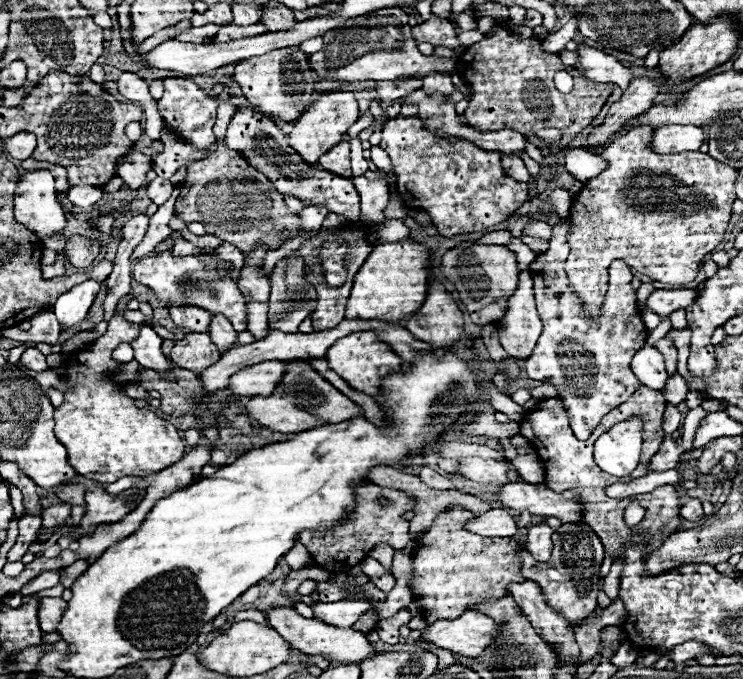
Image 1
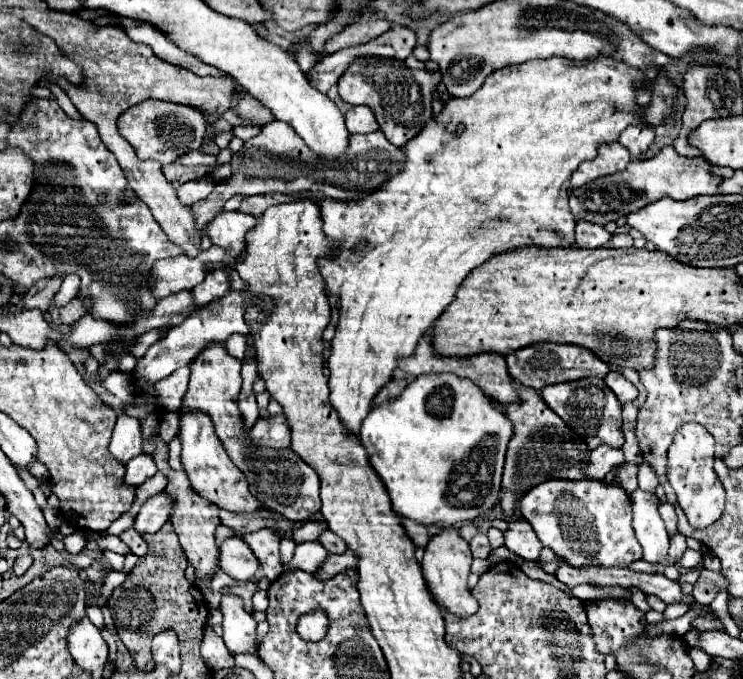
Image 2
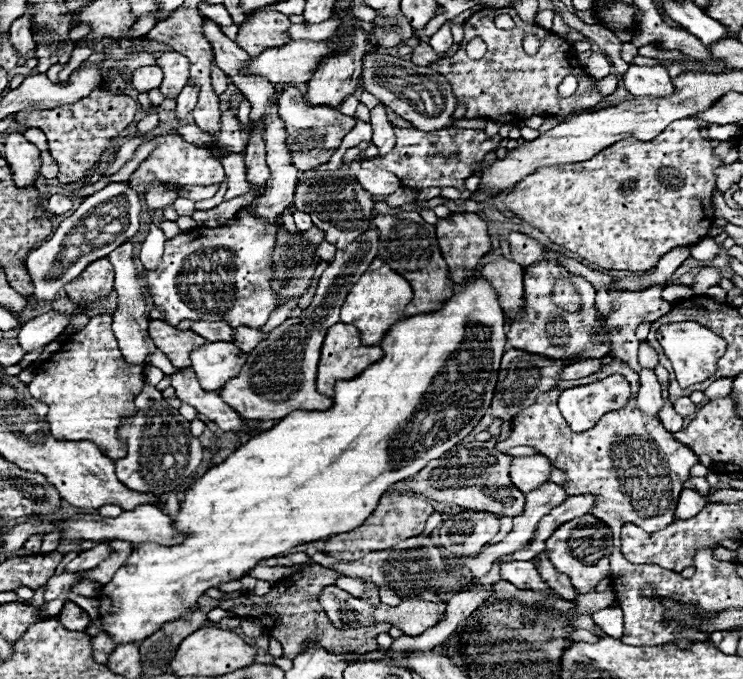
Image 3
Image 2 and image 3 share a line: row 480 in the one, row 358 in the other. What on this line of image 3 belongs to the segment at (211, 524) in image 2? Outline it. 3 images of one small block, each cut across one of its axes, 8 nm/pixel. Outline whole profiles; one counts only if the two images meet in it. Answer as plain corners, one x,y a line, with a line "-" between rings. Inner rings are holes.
150,320
150,338
156,342
156,348
162,350
172,366
176,368
188,368
190,366
190,352
196,350
196,346
202,346
206,340
198,336
196,332
180,332
174,326
168,326
168,322
162,320

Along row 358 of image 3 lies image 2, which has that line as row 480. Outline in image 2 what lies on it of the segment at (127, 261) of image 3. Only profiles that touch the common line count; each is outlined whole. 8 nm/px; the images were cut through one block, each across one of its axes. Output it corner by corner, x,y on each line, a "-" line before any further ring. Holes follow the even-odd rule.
138,454
136,458
132,458
126,464
126,482
130,482
130,486
140,486
148,478
152,478
156,472
158,472
158,468
156,468
154,460
144,454

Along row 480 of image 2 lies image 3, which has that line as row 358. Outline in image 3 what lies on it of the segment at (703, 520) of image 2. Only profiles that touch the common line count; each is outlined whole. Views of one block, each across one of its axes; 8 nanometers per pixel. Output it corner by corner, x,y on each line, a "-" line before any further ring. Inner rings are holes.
692,321
662,326
658,330
658,342
664,348
666,356
670,358
674,372
676,372
676,380
680,382
682,388
688,388
692,384
704,382
706,378
714,376
716,362
724,356
727,349
727,343
721,336

